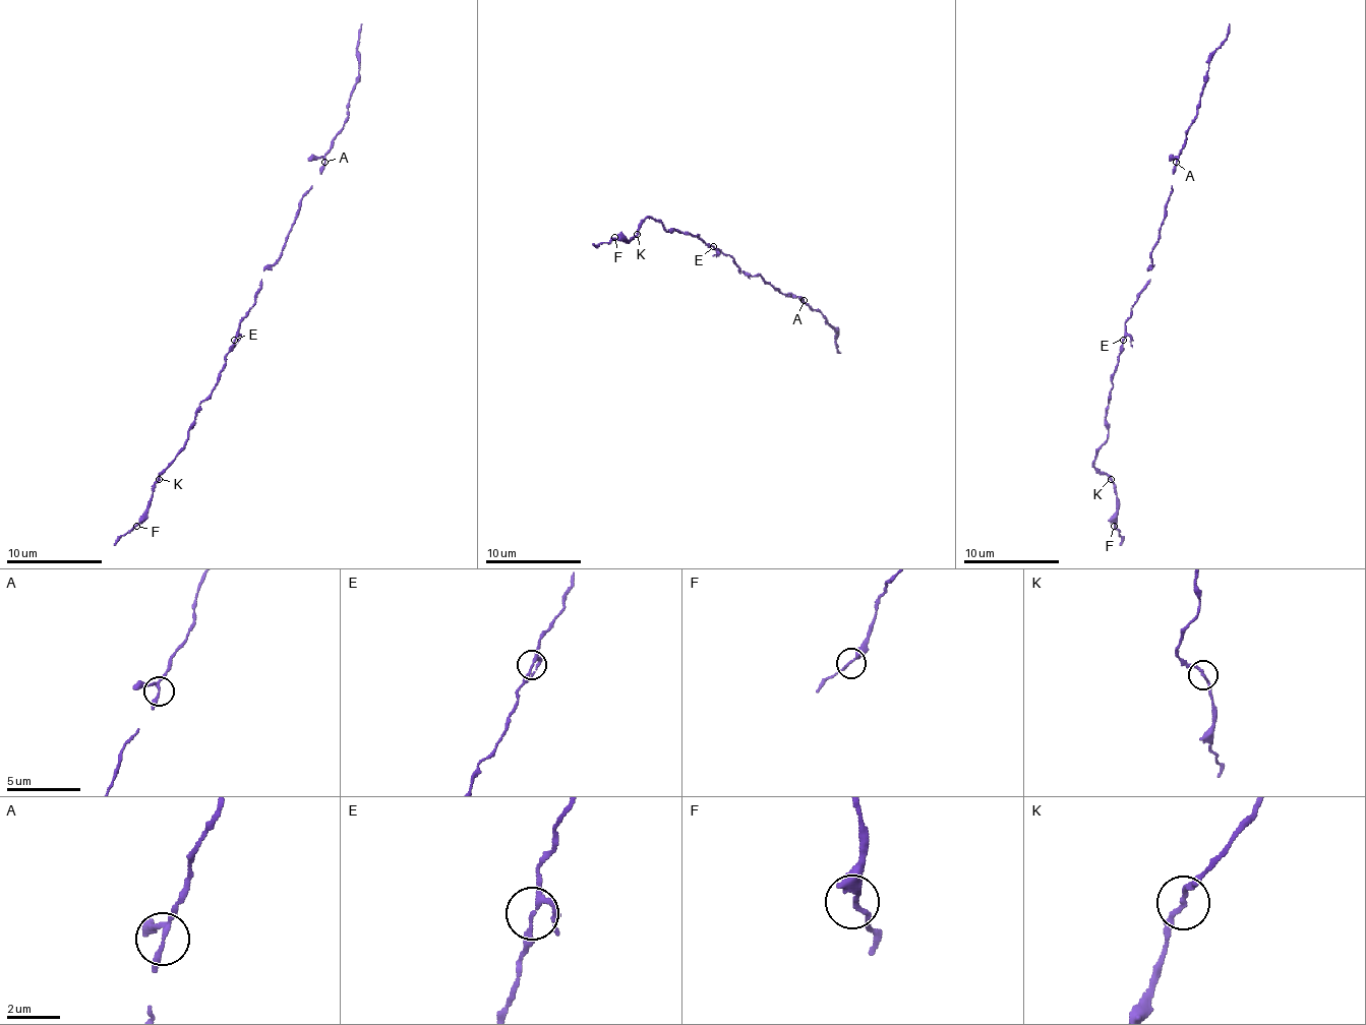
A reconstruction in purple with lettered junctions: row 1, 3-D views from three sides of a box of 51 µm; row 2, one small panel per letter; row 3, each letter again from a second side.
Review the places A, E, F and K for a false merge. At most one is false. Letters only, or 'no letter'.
no letter

